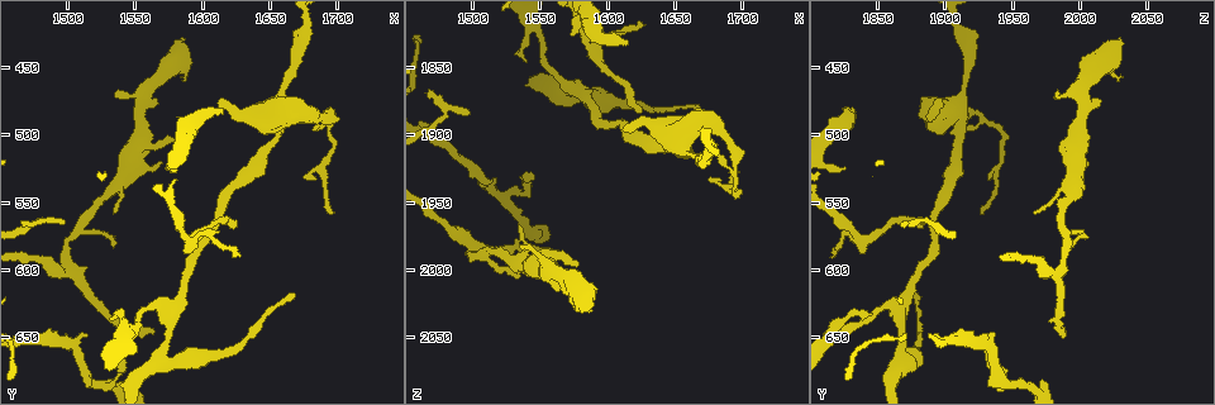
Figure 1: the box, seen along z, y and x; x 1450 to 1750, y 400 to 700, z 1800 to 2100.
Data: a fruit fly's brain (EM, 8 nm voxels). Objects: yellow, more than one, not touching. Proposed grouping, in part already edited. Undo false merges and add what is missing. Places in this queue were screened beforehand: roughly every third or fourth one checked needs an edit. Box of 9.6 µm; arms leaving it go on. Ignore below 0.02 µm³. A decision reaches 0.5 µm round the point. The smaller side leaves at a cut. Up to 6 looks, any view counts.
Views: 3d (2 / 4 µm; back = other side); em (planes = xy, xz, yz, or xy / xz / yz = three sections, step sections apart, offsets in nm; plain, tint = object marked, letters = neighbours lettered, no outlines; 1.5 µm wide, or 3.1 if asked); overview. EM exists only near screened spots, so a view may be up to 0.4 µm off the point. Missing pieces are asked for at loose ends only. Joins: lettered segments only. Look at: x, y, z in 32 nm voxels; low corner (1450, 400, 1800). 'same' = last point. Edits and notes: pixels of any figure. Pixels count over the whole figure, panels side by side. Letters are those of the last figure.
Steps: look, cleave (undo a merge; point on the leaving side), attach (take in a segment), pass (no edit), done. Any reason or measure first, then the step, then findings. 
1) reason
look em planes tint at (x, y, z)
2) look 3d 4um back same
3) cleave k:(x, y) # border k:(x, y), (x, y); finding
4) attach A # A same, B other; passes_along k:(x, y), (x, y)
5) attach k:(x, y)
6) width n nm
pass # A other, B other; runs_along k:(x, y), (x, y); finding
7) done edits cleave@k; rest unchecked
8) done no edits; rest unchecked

branch stops here
look 3d 4um at (1578, 502, 1996)

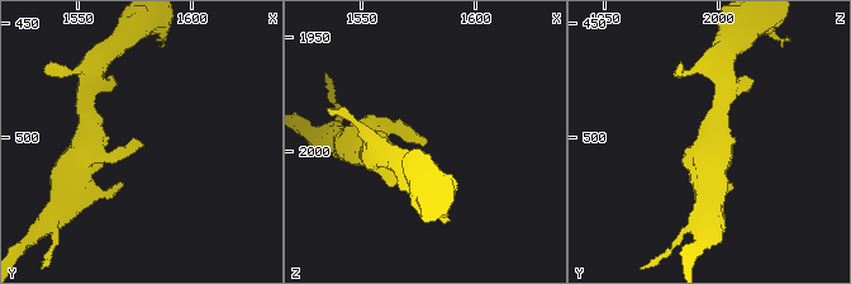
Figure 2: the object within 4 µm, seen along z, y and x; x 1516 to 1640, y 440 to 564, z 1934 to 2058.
look em xy step 4 letters at (1579, 503, 1995)

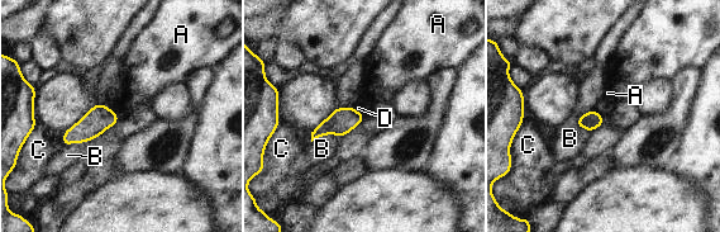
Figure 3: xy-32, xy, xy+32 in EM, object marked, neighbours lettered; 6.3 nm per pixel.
longest_contact B 170 nm
pass # A other, B other, C other, D other; border 3:(104, 104), (119, 119); none of them fits

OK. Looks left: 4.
free end
look em planes letters at (1566, 648, 1988)

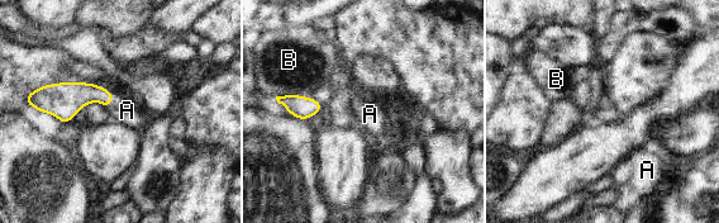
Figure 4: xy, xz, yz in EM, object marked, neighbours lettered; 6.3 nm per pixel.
attach A # A same, B other; passes_along 4:(72, 96), (110, 103), (127, 110); it goes on there

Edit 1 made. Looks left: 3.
stops while still wide
look em xz step 8 tint at (1614, 480, 1832)

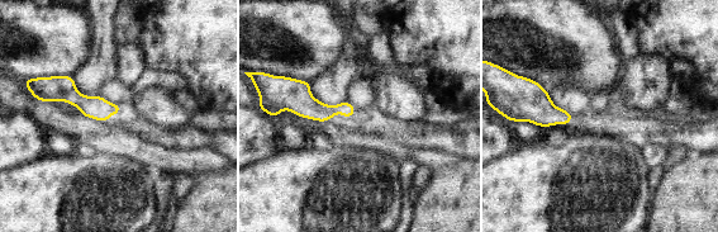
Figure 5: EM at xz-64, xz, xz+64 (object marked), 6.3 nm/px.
cut it another way
look em planes letters same

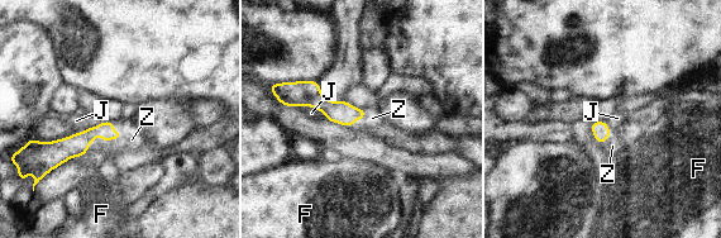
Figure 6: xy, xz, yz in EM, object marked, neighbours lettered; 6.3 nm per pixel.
attach Z # F other, J other, Z same; passes_along 6:(75, 146), (109, 139), (132, 139); it goes on there

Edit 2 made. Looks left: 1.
done edits attach@4, attach@6; rest unchecked

